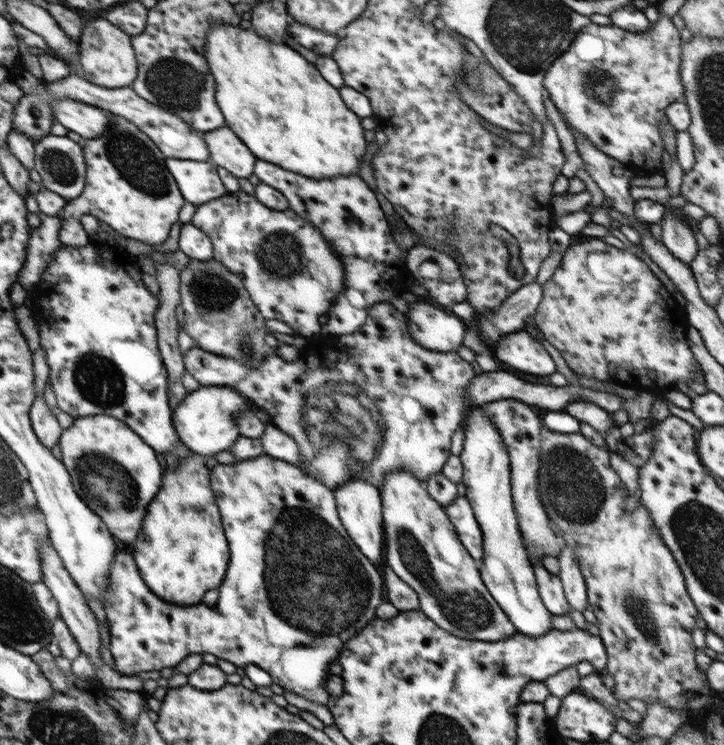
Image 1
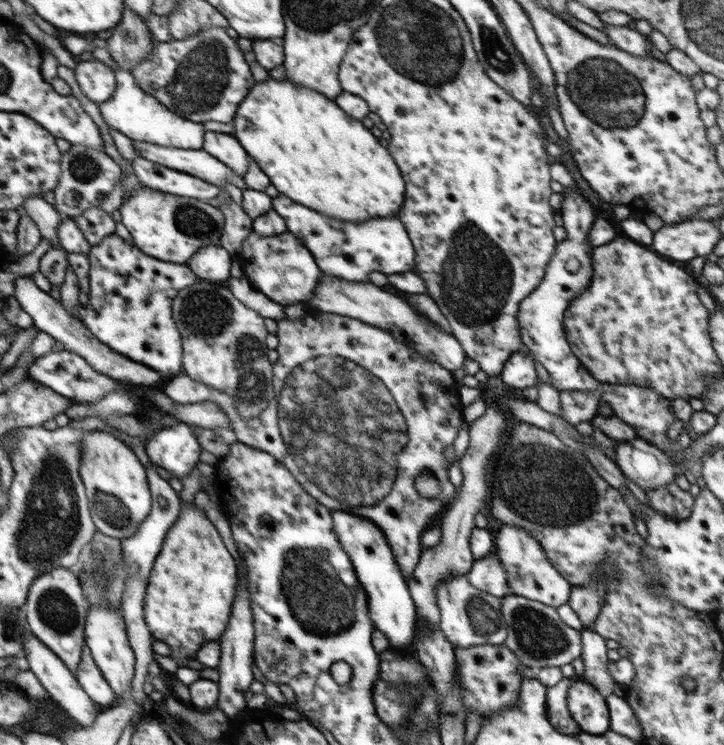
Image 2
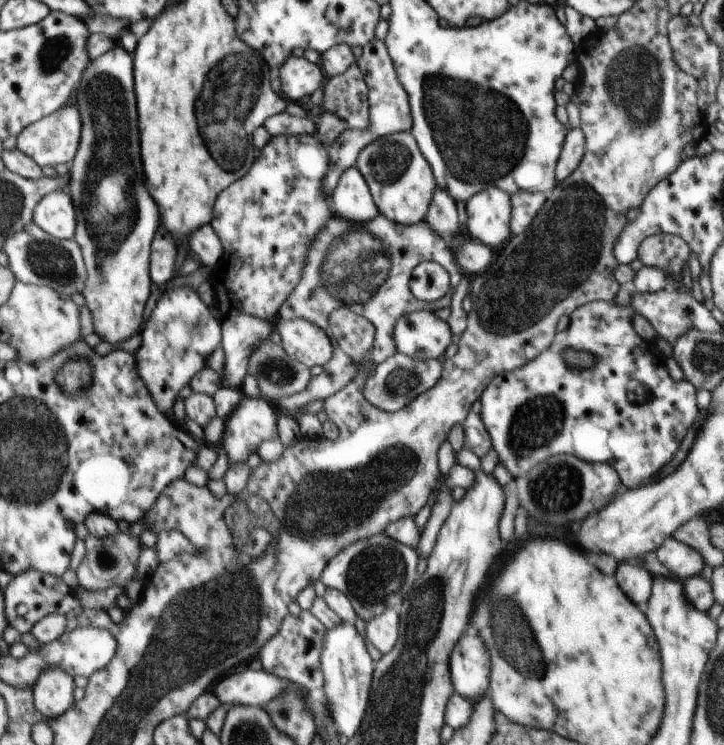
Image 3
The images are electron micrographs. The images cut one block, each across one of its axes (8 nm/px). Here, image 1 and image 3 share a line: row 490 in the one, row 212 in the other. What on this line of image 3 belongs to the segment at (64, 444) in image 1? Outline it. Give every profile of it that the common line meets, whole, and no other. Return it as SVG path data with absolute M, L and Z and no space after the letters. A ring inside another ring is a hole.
M120 45L105 52L100 58L91 60L84 70L81 82L75 88L76 108L83 118L81 146L69 165L71 170L70 194L77 213L75 240L84 252L88 278L83 296L91 312L95 333L116 346L132 338L142 330L144 306L152 293L150 278L151 242L161 225L158 208L144 184L144 168L138 146L138 116L134 96L134 70L132 56Z

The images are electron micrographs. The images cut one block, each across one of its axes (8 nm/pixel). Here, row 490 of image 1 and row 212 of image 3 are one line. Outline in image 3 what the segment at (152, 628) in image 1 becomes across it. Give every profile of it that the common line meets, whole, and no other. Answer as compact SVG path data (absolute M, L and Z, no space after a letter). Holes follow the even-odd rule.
M315 135L271 136L246 176L225 188L213 206L211 225L220 237L224 252L213 277L216 318L226 322L231 312L271 319L278 312L303 275L310 245L333 216L323 181L330 170L328 148Z

